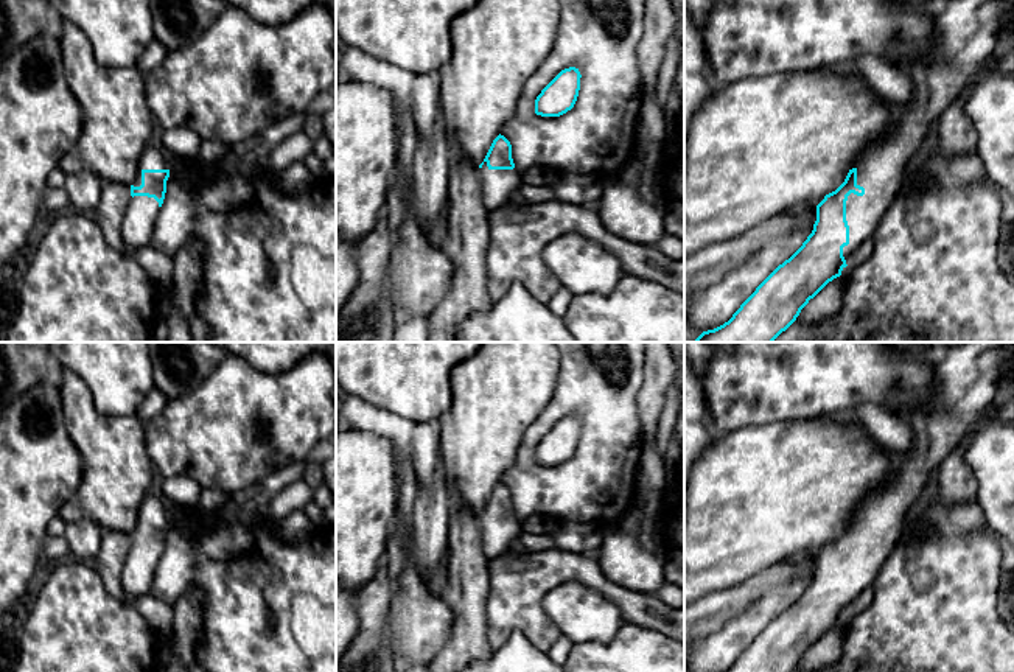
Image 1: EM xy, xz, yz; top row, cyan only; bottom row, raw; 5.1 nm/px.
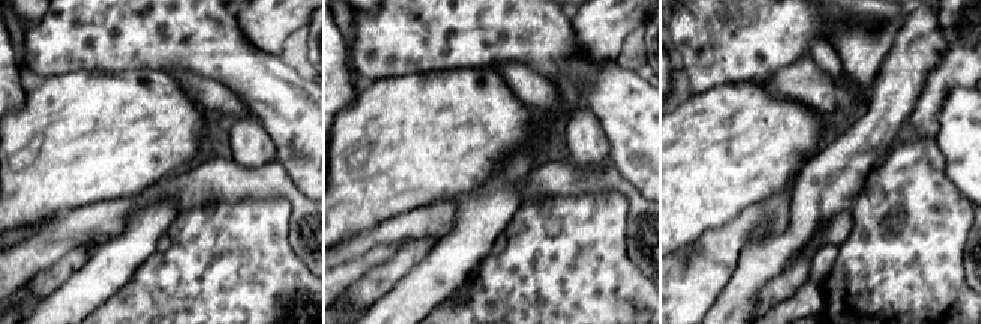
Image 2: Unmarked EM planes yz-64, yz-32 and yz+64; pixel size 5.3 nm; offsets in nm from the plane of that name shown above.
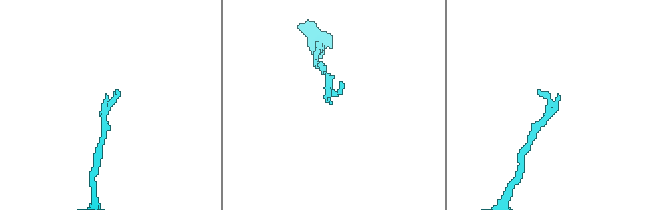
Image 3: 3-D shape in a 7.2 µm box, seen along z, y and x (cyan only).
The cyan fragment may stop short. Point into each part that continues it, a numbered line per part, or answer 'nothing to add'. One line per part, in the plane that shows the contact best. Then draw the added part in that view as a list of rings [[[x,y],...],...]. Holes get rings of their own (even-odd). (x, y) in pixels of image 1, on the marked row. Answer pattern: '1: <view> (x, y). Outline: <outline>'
1: yz (965, 36). Outline: [[[944,2],[944,11],[936,16],[933,45],[908,70],[914,86],[910,104],[897,110],[888,134],[852,163],[857,185],[865,188],[865,194],[851,193],[846,201],[846,264],[872,238],[928,126],[955,101],[978,67],[989,61],[997,34],[1003,30],[1006,2]]]

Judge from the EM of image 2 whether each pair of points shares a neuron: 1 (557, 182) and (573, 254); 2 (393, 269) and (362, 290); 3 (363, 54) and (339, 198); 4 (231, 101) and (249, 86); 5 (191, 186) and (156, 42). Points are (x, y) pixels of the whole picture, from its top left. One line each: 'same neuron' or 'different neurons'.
1: different neurons
2: same neuron
3: different neurons
4: different neurons
5: different neurons

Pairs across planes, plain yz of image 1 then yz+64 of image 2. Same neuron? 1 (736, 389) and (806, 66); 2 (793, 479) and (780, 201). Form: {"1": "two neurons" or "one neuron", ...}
{"1": "two neurons", "2": "two neurons"}

